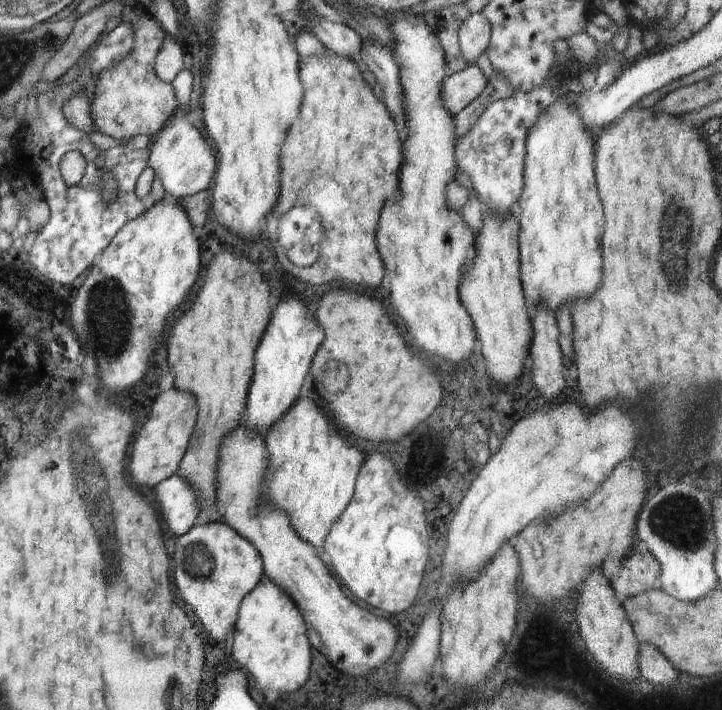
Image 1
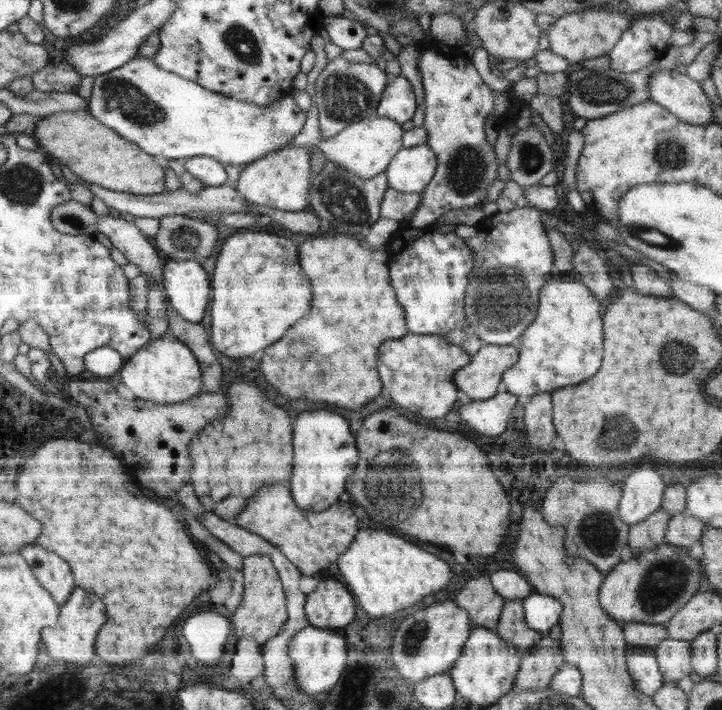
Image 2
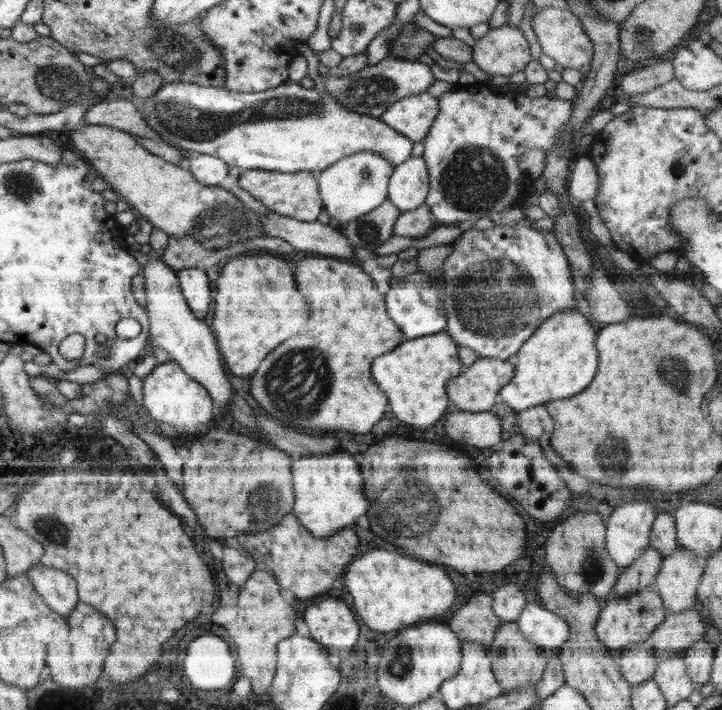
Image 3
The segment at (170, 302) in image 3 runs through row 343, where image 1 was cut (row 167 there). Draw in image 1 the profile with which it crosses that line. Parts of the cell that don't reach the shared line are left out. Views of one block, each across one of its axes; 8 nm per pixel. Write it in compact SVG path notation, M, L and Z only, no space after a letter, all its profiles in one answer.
M187 63L171 84L174 88L174 94L176 94L176 100L178 100L177 112L153 138L151 146L148 148L150 151L148 167L153 168L158 174L158 178L162 180L162 188L170 196L173 196L173 199L179 200L212 186L217 161L206 140L202 138L190 120L186 119L186 113L190 106L190 96L194 90L194 78Z

